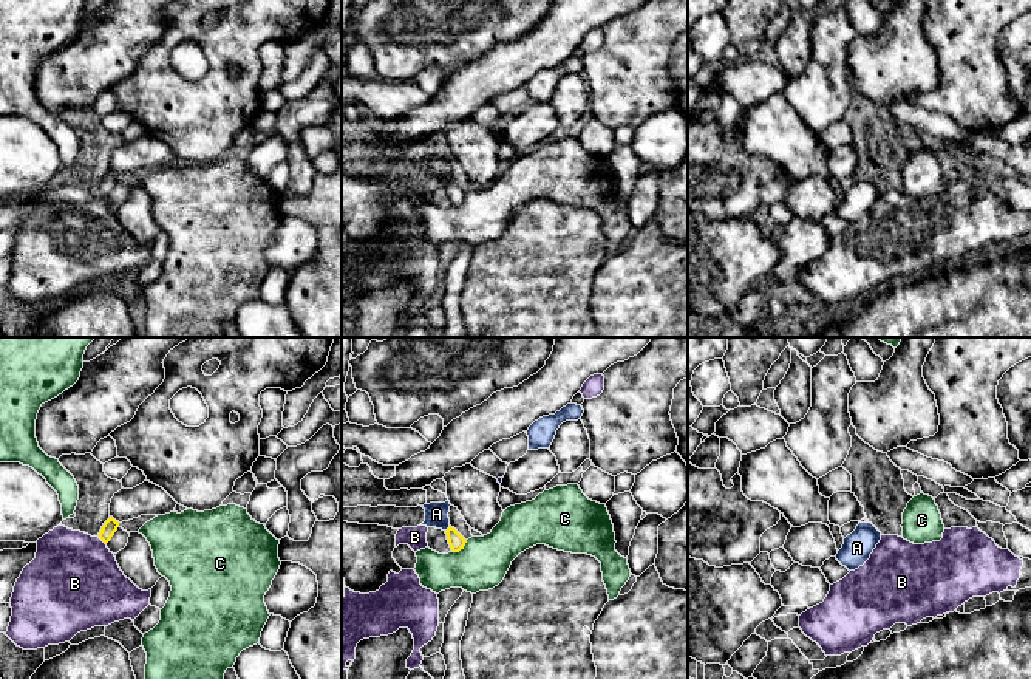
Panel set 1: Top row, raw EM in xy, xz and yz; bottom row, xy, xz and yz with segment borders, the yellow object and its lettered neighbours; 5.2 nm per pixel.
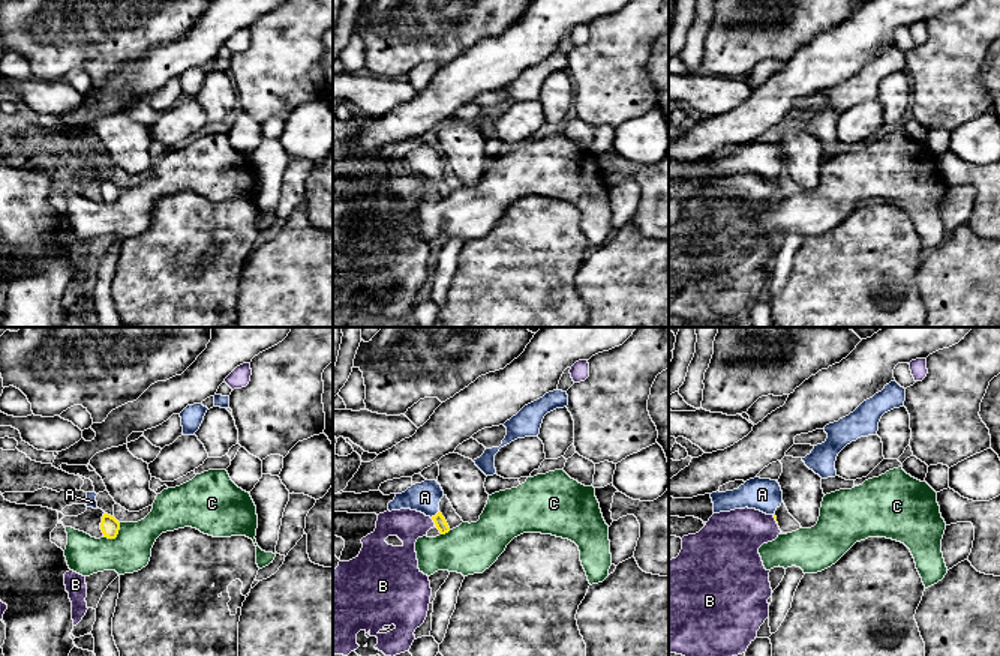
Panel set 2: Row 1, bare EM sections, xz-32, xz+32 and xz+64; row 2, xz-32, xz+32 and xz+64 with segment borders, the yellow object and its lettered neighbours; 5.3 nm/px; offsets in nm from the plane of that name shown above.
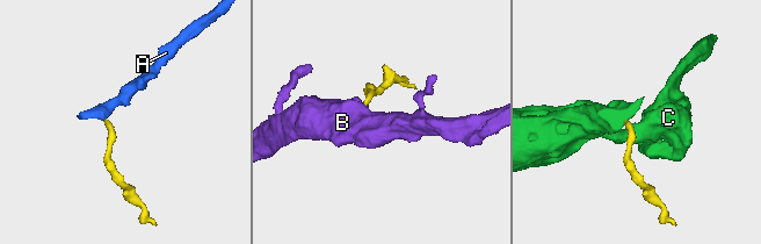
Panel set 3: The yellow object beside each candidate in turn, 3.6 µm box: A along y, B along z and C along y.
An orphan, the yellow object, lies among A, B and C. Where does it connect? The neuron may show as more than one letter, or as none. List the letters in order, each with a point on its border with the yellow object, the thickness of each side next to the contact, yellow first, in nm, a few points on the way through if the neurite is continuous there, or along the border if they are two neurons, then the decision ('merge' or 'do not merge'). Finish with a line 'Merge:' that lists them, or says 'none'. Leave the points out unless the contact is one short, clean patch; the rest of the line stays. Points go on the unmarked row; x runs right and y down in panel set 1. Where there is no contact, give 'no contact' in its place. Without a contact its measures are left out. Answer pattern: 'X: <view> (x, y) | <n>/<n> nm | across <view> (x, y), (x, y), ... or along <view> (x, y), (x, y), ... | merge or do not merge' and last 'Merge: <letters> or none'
A: xz (447, 183) | 90/130 nm | across xz (456, 195), (447, 183), (436, 167) | merge
B: xy (102, 194) | 80/460 nm | along xy (98, 191), (105, 198) | do not merge
C: xz (459, 203) | 90/260 nm | along xz (467, 194), (458, 204), (452, 204) | do not merge
Merge: A

